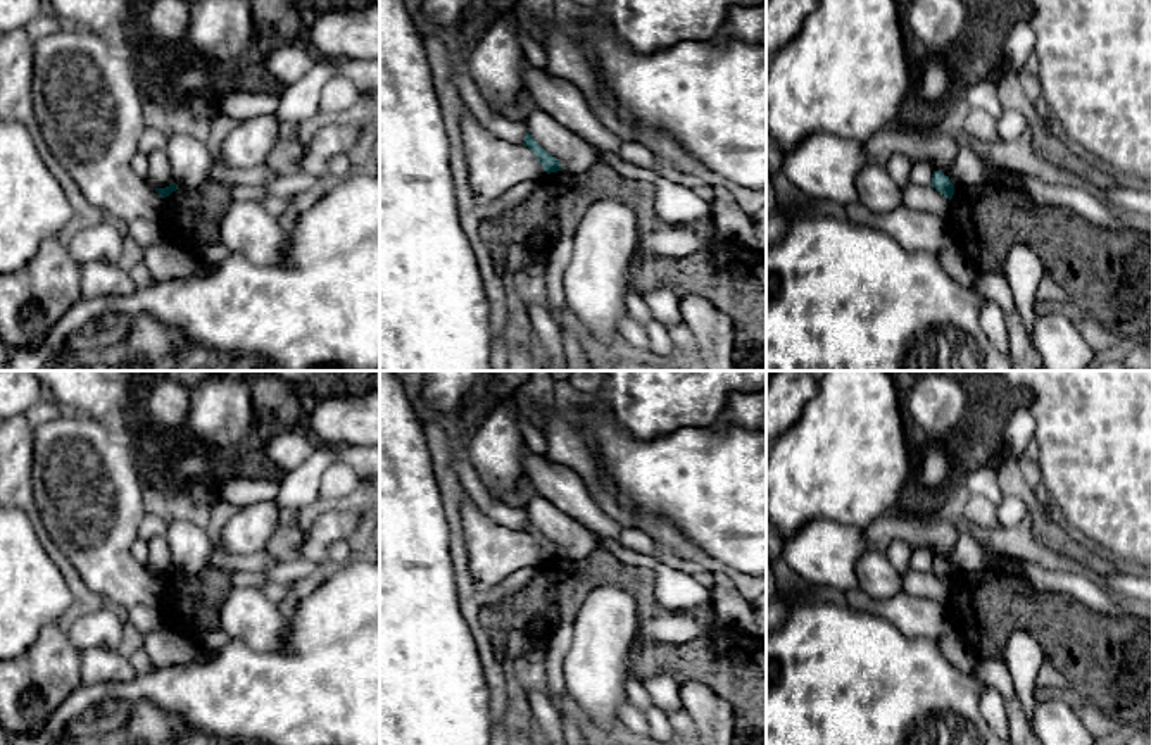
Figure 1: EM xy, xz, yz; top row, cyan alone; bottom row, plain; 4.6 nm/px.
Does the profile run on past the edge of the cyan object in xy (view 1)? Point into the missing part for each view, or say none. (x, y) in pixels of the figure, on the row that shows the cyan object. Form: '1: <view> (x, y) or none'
1: none

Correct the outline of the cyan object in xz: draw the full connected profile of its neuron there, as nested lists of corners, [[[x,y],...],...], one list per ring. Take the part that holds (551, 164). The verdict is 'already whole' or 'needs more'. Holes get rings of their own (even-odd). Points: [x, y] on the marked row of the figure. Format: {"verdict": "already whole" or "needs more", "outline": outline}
{"verdict": "already whole", "outline": [[[526,133],[525,136],[525,147],[528,147],[538,159],[538,162],[542,164],[544,171],[547,174],[550,172],[557,172],[563,171],[561,164],[556,157],[552,157],[550,153],[547,153],[535,140],[530,133]]]}

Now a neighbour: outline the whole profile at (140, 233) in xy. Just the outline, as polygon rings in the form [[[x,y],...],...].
[[[133,219],[123,226],[129,248],[136,254],[160,240],[162,226],[148,219]]]

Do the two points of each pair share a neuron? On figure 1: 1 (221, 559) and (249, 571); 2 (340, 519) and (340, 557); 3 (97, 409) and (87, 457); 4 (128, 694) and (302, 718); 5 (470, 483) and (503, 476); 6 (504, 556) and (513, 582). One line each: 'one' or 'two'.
1: one
2: two
3: two
4: one
5: two
6: two

